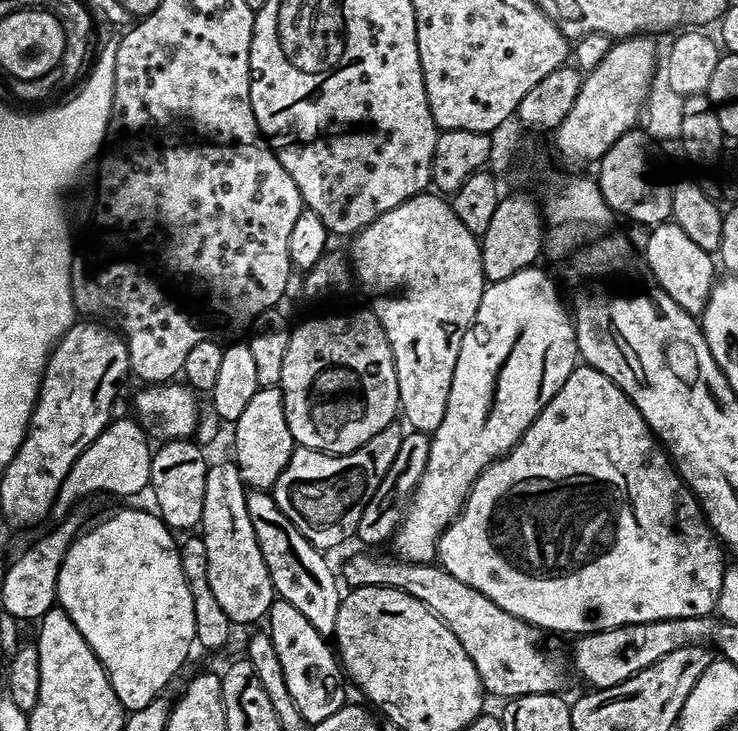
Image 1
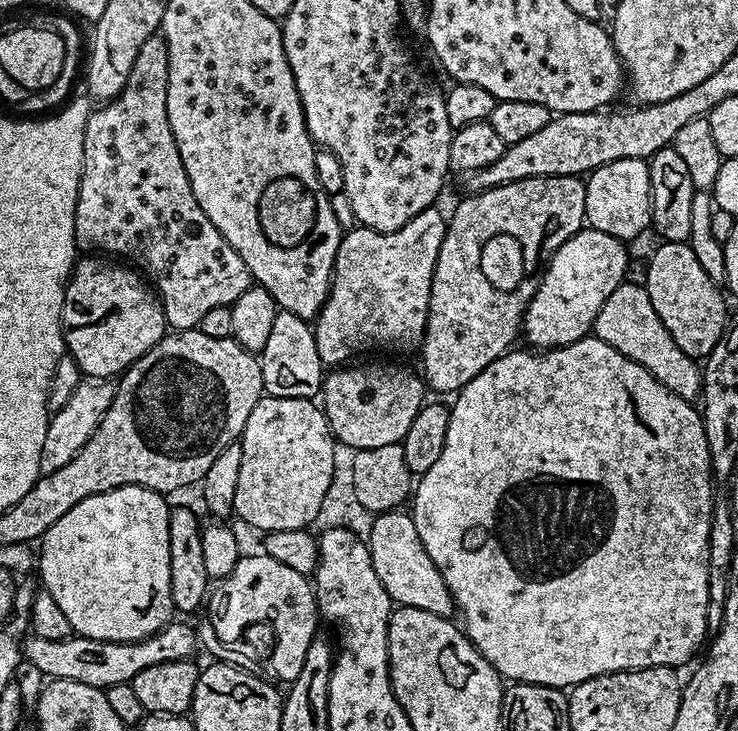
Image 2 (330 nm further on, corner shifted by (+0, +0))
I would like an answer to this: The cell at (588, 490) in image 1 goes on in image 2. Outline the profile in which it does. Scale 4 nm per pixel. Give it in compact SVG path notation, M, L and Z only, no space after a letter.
M595 334L583 336L578 342L570 342L561 348L549 348L547 350L527 350L528 352L516 352L509 350L498 357L482 374L475 376L470 382L466 382L459 392L455 393L450 404L450 426L446 426L446 446L442 446L442 455L438 462L430 466L415 481L414 495L411 497L410 515L414 526L418 530L418 538L422 538L422 546L426 546L426 554L438 566L446 586L450 590L452 599L458 612L464 615L462 631L472 645L475 646L482 658L494 666L494 670L505 681L517 684L537 684L538 686L550 686L561 690L571 690L577 684L586 682L595 676L610 674L611 672L631 672L633 668L670 668L681 666L705 643L710 629L706 610L708 609L708 559L710 558L710 526L712 525L712 505L714 503L714 481L712 479L712 467L710 466L710 450L706 446L706 430L704 419L699 411L689 401L683 400L678 394L672 393L654 376L644 369L636 361L614 347L602 341Z

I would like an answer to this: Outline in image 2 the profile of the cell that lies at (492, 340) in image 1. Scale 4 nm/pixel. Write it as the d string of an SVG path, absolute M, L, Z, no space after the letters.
M587 226L562 242L545 268L538 290L524 312L523 339L528 339L533 349L547 350L578 342L589 335L603 303L620 284L625 283L628 252L624 248L627 248L625 241Z

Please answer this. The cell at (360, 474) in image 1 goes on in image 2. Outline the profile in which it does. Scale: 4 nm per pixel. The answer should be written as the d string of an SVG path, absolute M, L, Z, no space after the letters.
M531 176L530 178L522 178L518 182L510 182L497 188L491 188L485 192L465 195L465 200L453 210L452 216L450 212L442 238L442 250L438 250L438 258L432 275L428 325L424 331L424 343L422 345L422 353L424 352L422 379L431 391L433 388L436 392L449 392L449 394L459 392L466 382L470 382L475 376L482 374L482 370L486 370L486 366L490 366L490 362L497 360L498 357L504 355L515 345L512 343L515 342L516 336L518 340L521 335L524 312L534 298L540 280L544 276L544 270L551 262L552 256L558 250L558 246L562 246L562 242L566 242L575 232L585 227L586 190L584 185L585 181L579 176Z

